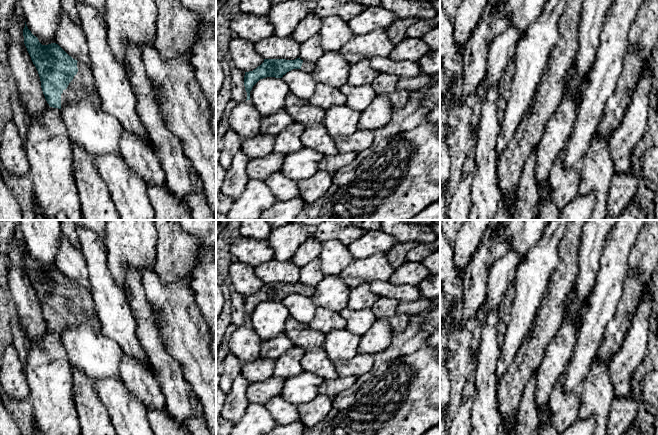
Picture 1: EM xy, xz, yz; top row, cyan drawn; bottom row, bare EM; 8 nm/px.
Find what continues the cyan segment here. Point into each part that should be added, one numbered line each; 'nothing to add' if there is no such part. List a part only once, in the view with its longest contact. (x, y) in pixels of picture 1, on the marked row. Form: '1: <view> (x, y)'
1: xy (83, 83)

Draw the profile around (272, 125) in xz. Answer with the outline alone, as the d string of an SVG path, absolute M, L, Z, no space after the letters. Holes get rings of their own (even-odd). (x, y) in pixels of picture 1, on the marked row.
M283 109L274 115L262 117L260 122L260 132L276 136L293 123L293 119Z

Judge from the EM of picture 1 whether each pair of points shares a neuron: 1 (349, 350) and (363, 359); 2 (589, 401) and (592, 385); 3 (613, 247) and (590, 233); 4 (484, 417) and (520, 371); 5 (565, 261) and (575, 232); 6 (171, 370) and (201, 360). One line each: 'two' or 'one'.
1: two
2: one
3: two
4: two
5: one
6: two

